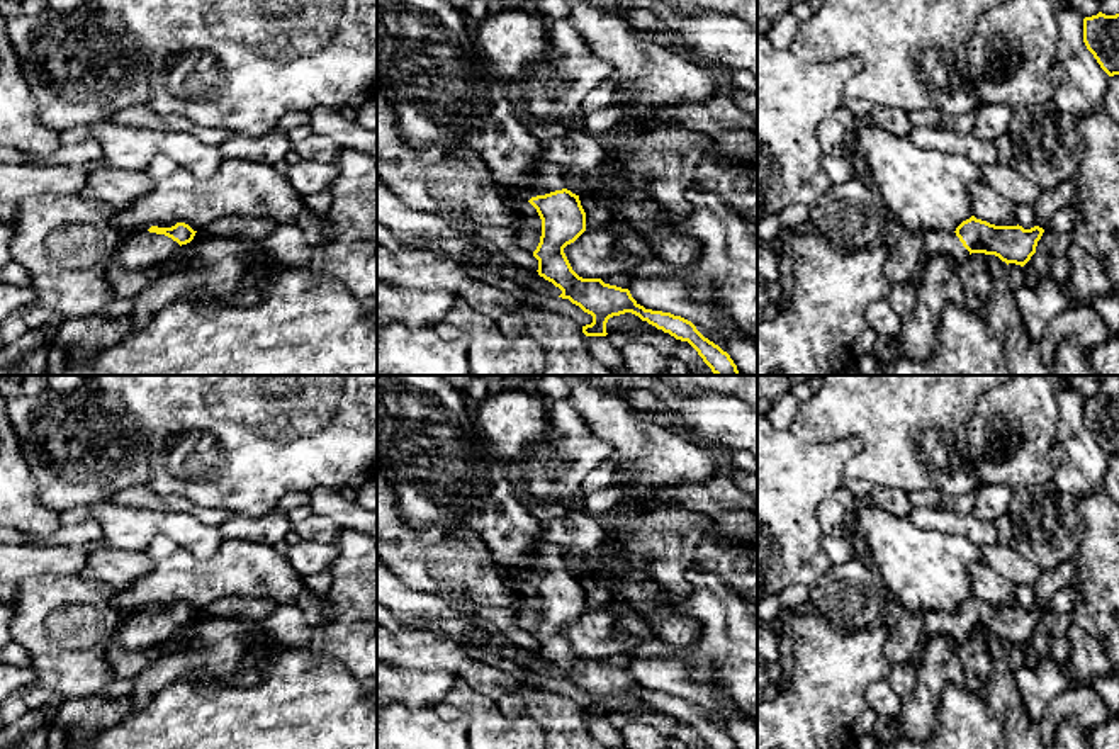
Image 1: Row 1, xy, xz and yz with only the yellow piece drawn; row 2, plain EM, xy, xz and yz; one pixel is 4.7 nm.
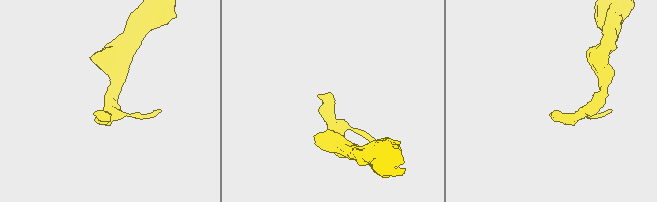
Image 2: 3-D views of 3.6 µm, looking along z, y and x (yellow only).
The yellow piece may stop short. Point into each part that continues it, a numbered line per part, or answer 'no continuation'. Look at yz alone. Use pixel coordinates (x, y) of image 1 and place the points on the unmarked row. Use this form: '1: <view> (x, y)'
1: yz (948, 625)

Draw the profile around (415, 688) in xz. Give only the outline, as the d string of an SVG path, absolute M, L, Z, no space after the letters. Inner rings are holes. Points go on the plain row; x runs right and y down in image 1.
M377 662L377 712L391 703L406 708L435 708L460 678L445 669L402 669L396 664Z

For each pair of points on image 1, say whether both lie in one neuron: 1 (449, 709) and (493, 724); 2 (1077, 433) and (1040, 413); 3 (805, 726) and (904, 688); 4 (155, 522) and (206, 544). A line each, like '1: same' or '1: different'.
1: same
2: different
3: different
4: same

